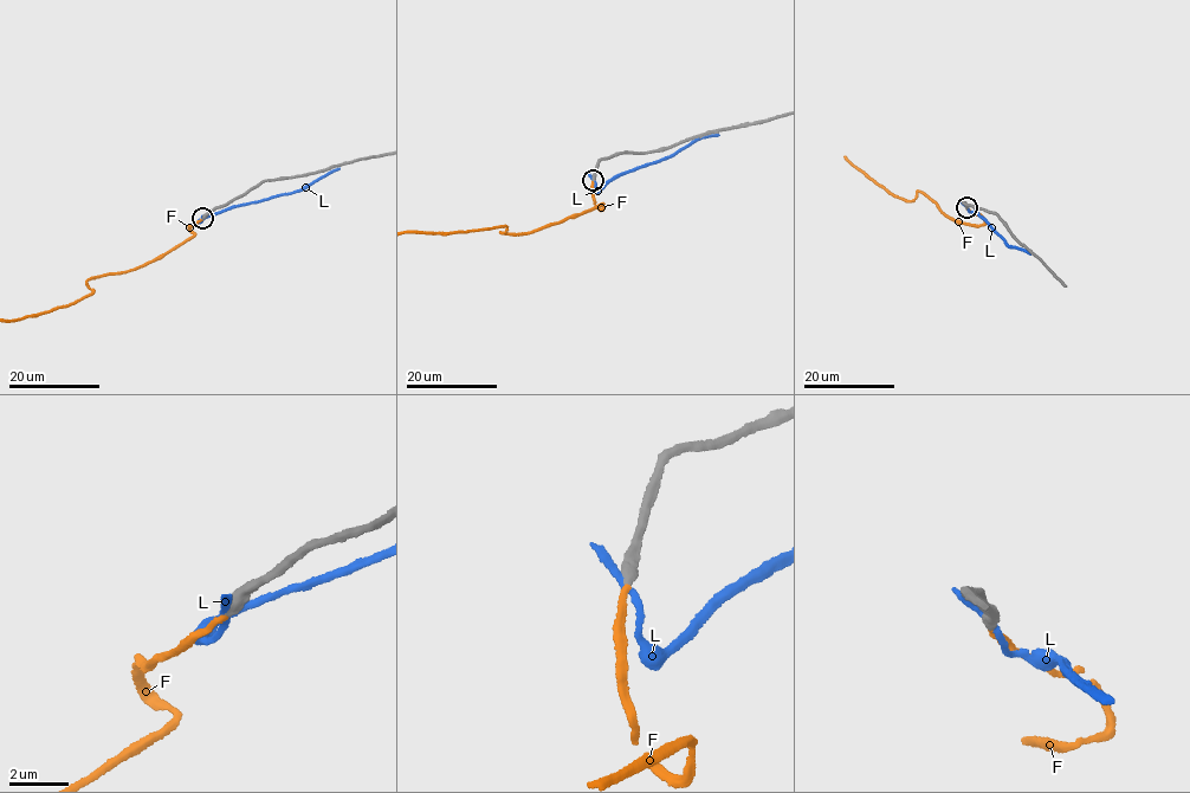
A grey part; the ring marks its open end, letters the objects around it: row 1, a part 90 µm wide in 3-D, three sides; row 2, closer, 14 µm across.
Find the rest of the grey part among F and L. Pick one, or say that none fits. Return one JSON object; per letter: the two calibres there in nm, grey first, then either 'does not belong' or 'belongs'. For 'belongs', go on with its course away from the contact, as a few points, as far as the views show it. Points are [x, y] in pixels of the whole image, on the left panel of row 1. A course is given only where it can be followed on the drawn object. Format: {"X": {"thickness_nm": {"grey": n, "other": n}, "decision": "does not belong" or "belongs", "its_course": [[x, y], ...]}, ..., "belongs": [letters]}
{"F": {"thickness_nm": {"grey": 420, "other": 200}, "decision": "belongs"}, "L": {"thickness_nm": {"grey": 480, "other": 220}, "decision": "does not belong"}, "belongs": ["F"]}

